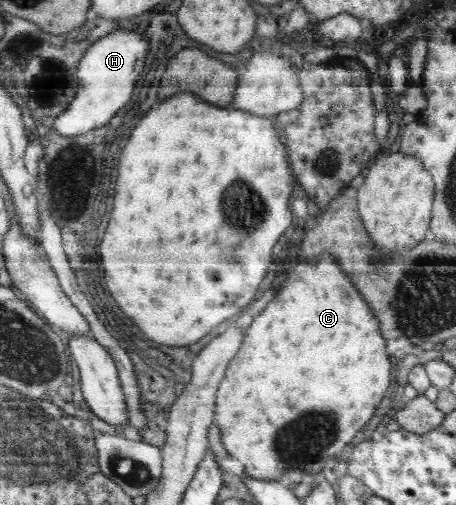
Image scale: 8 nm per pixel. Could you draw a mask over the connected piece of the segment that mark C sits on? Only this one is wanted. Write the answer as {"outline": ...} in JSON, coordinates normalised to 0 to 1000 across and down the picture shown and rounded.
{"outline":[[[717,499],[706,501],[697,521],[664,511],[654,531],[629,545],[621,576],[607,576],[603,600],[594,596],[590,608],[564,628],[564,636],[555,636],[542,648],[542,655],[537,655],[542,675],[533,675],[533,691],[524,691],[524,707],[515,707],[515,715],[507,715],[507,731],[496,731],[498,754],[487,752],[485,766],[478,770],[469,838],[485,851],[485,877],[489,877],[498,899],[529,915],[537,927],[537,939],[555,949],[612,954],[621,941],[632,941],[632,966],[643,968],[651,956],[660,956],[682,943],[682,925],[669,933],[673,921],[691,921],[700,909],[713,909],[713,905],[730,909],[730,901],[748,899],[752,885],[818,828],[831,798],[849,782],[857,762],[857,715],[844,703],[844,667],[836,661],[833,638],[814,614],[809,598],[800,594],[800,586],[783,574],[783,566],[748,531],[750,525],[743,523],[739,511]]]}

